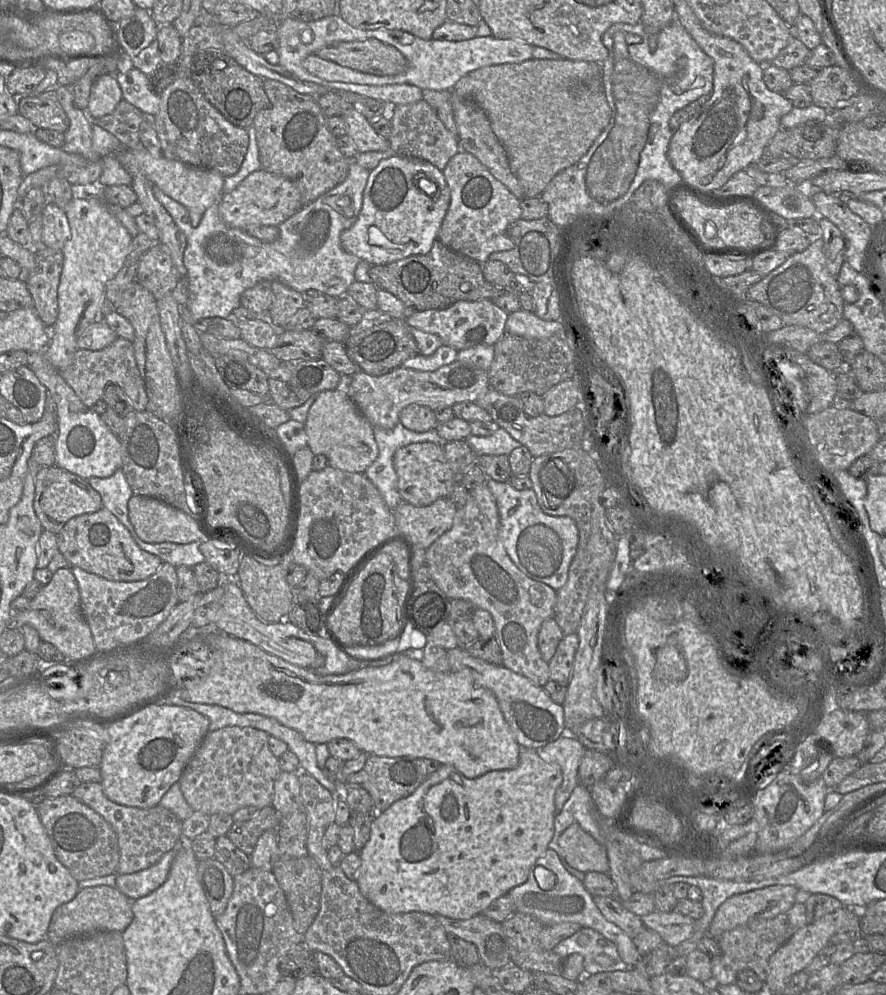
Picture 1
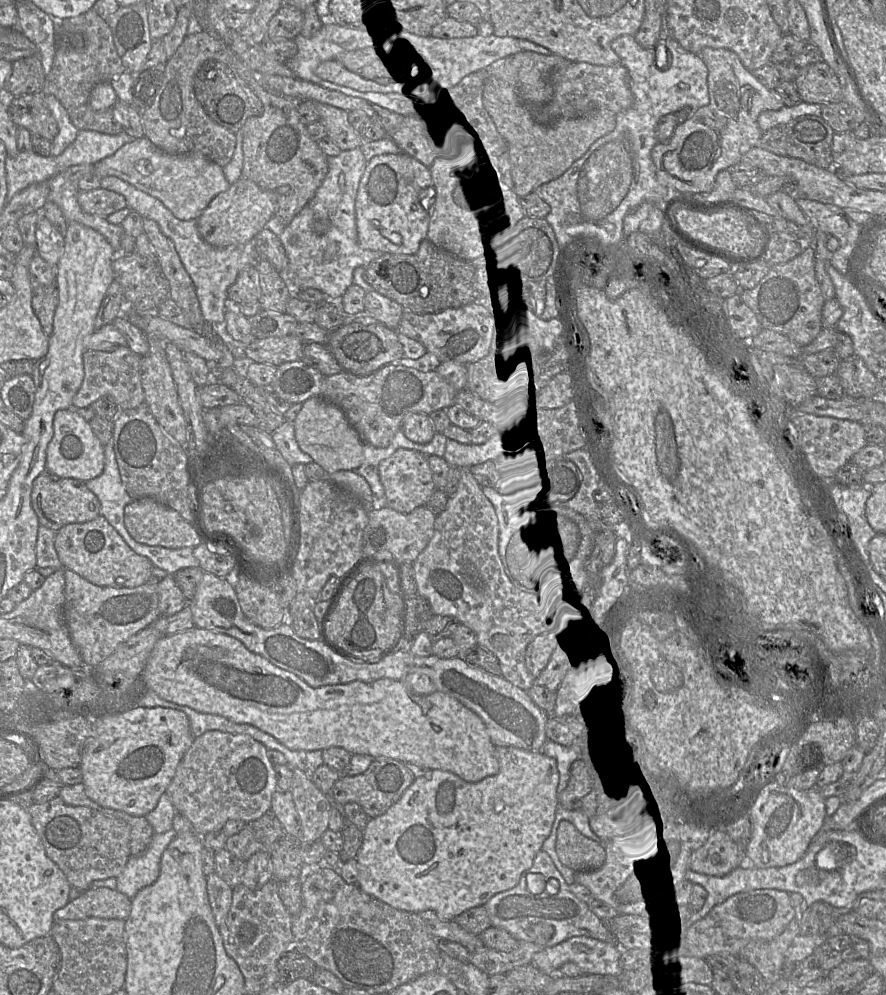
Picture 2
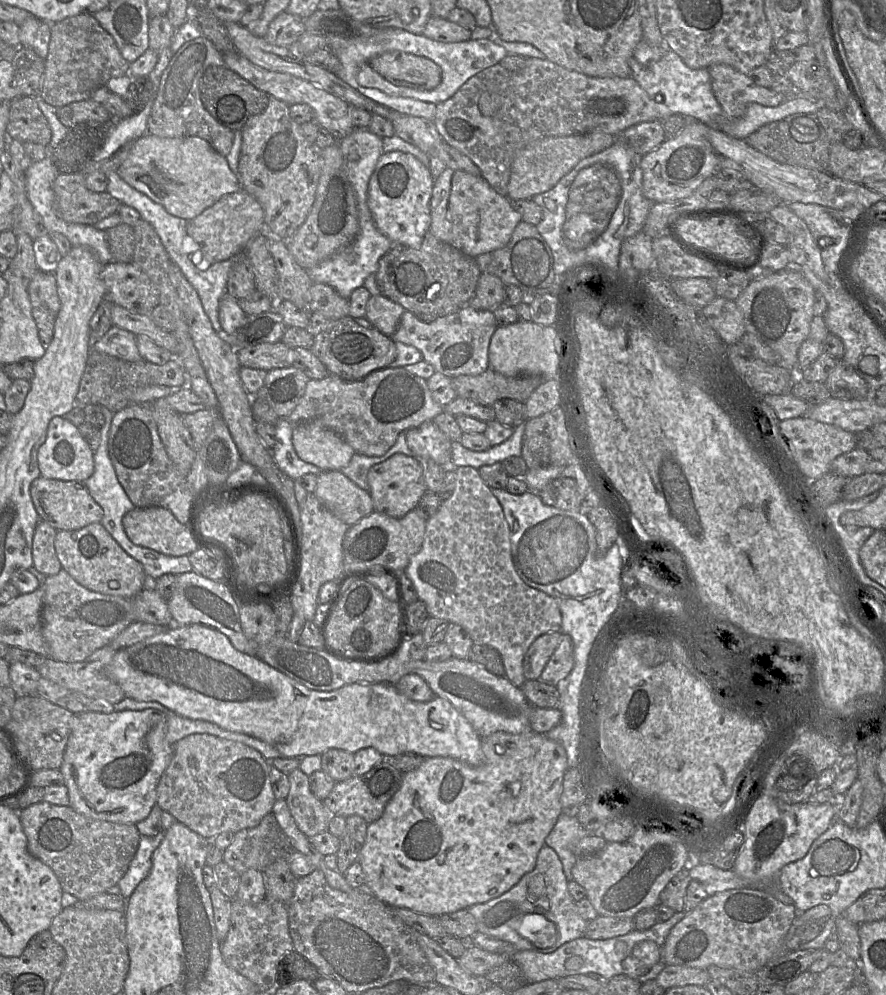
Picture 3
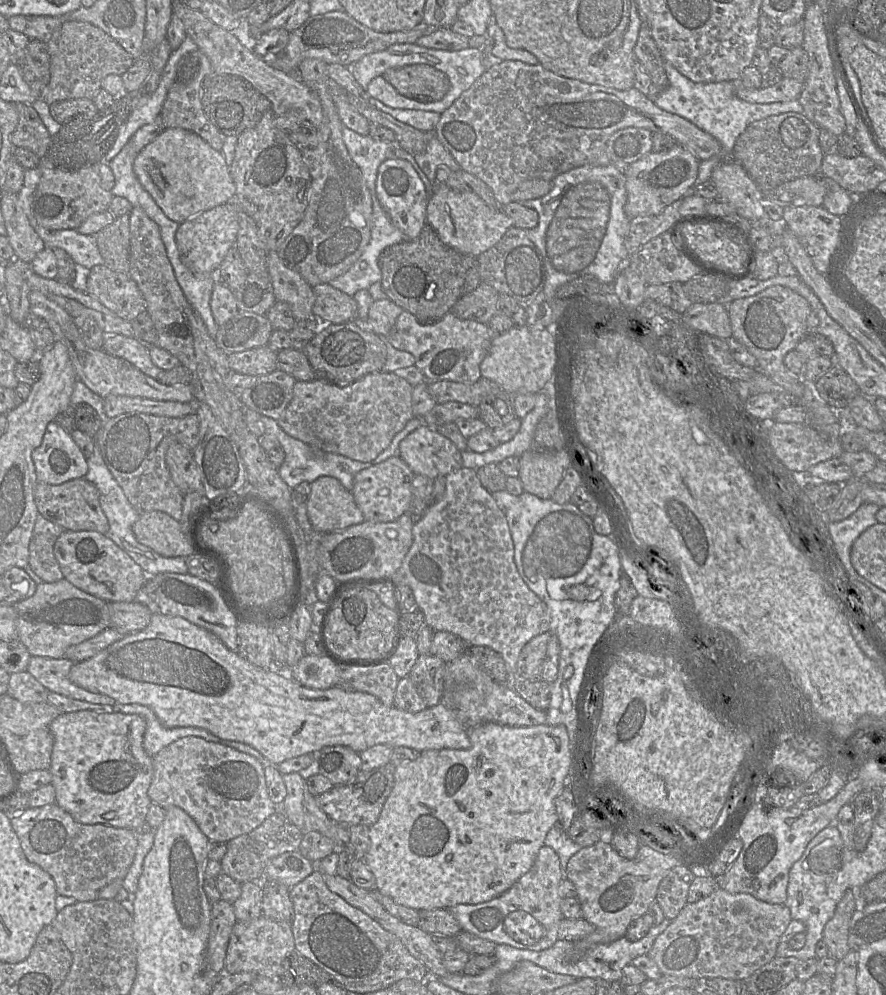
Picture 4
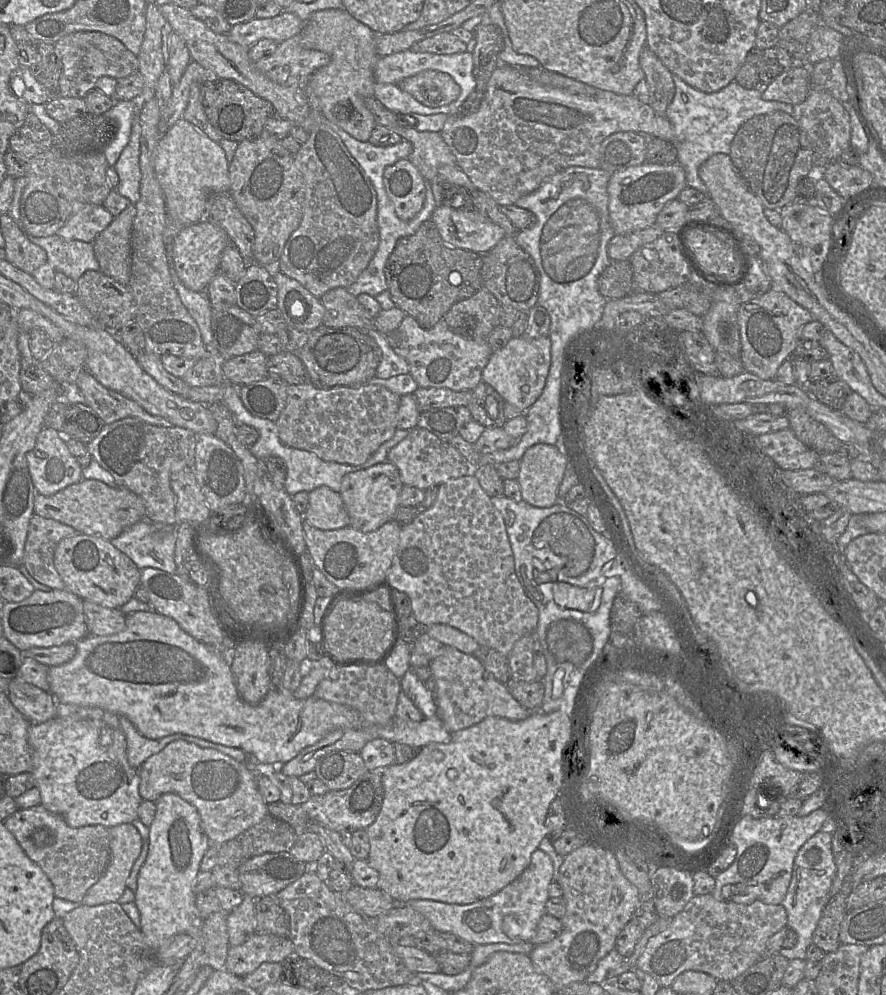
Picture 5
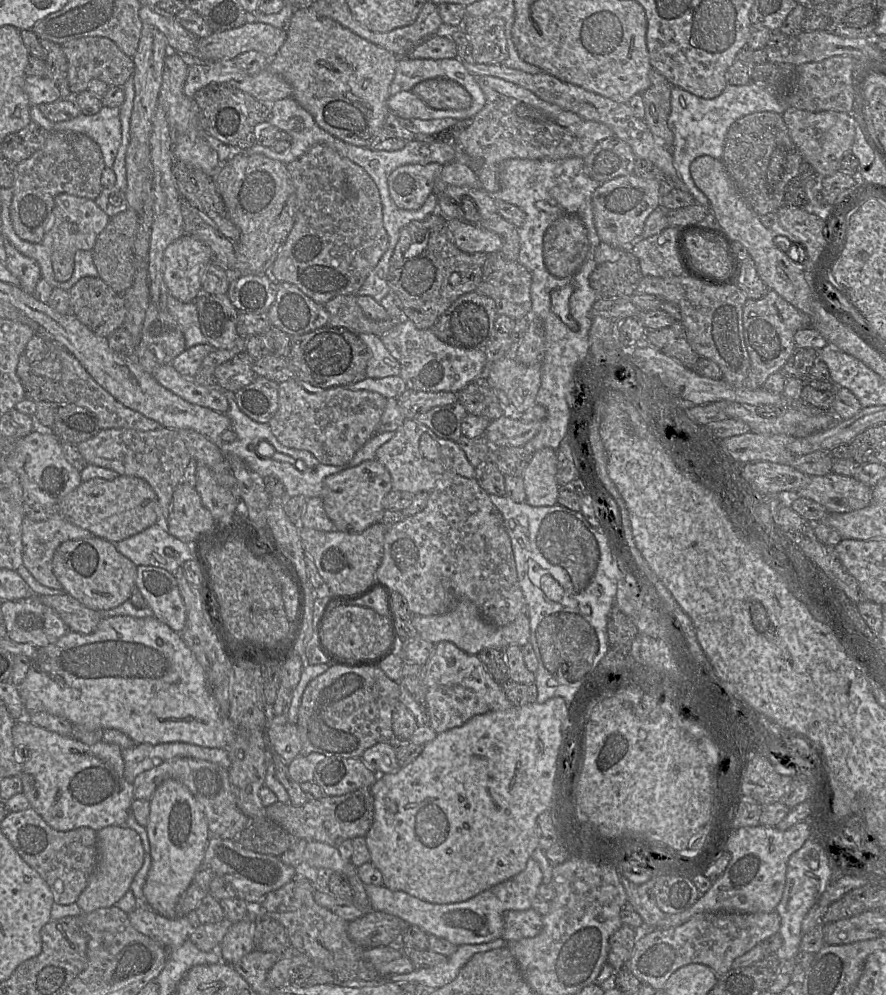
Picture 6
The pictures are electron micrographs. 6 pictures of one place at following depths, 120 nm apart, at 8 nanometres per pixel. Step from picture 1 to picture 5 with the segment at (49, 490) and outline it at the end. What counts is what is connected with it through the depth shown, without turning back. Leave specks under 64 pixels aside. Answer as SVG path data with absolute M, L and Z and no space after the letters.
M82 479L51 496L36 494L34 514L71 526L78 533L112 540L145 517L142 499L124 487L110 487L98 480Z

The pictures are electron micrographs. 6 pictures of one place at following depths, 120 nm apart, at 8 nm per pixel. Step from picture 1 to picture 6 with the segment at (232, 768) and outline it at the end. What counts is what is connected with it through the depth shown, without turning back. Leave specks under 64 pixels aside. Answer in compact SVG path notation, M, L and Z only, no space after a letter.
M173 758L141 772L132 782L134 798L149 801L156 788L169 778L184 784L194 796L205 814L210 836L235 839L250 823L251 820L237 807L228 769L205 760Z

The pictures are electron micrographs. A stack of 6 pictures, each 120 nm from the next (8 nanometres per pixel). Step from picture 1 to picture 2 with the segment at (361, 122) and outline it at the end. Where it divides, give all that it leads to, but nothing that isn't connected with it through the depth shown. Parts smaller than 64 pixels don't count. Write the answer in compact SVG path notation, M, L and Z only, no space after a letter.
M318 102L316 104L320 120L330 137L341 150L361 147L366 141L363 131L355 129L349 121L347 110Z

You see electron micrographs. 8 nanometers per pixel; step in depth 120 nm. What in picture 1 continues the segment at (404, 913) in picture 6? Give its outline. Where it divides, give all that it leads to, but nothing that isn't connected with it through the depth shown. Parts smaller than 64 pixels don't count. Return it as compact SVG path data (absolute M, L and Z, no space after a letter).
M550 848L530 868L527 881L512 888L508 894L515 904L516 913L531 915L544 926L573 922L578 923L582 928L597 931L616 945L621 959L630 967L634 967L642 957L633 939L603 916L583 882L566 869L560 856Z

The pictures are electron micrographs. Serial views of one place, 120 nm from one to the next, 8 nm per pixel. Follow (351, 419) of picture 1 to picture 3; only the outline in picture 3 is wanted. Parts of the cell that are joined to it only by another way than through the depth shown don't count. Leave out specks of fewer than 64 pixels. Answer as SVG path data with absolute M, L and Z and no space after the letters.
M303 422L293 427L292 443L298 457L321 471L340 471L346 467L354 449L339 435L319 422Z

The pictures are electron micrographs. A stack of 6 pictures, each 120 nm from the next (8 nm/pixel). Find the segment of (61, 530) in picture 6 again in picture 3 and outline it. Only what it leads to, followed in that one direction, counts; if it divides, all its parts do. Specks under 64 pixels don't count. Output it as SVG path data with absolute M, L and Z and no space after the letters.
M43 520L39 521L35 529L32 543L33 567L46 576L56 575L63 569L55 549L57 532Z

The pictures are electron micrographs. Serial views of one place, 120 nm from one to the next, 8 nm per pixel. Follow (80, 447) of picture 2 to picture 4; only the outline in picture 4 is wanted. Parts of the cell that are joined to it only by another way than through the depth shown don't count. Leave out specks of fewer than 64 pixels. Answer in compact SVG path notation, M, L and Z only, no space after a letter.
M51 421L41 445L32 453L38 482L60 485L84 478L88 462L71 434L57 422Z

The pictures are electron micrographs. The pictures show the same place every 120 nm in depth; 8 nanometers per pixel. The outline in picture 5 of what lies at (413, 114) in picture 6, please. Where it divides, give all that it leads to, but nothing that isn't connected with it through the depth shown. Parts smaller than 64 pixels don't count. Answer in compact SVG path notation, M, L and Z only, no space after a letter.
M375 84L374 97L388 110L397 114L416 113L420 115L456 113L461 106L461 101L456 99L452 104L444 108L429 109L407 92L402 91L396 84Z

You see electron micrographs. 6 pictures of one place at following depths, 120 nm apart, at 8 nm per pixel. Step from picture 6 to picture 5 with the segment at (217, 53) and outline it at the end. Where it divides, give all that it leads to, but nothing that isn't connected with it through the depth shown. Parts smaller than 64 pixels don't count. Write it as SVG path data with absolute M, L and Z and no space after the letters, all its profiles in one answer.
M281 12L272 18L253 18L231 27L226 34L233 42L249 48L261 39L271 39L278 44L301 32L304 22L291 12Z

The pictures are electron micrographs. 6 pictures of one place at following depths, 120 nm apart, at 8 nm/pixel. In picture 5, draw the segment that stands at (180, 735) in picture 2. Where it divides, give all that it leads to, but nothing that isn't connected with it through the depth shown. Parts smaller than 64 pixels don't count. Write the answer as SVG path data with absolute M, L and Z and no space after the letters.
M56 716L28 729L35 787L40 791L41 805L61 816L72 828L102 825L107 828L120 824L132 824L138 819L138 807L142 802L139 794L139 769L131 767L127 759L127 743L123 731L102 720L73 719Z

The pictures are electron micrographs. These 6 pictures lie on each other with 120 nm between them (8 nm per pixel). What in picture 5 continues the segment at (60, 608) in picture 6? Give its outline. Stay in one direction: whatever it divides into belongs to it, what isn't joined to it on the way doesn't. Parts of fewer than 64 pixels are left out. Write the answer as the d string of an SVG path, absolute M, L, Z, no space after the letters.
M83 601L89 634L110 636L123 631L126 615L118 608L106 608L90 601Z

